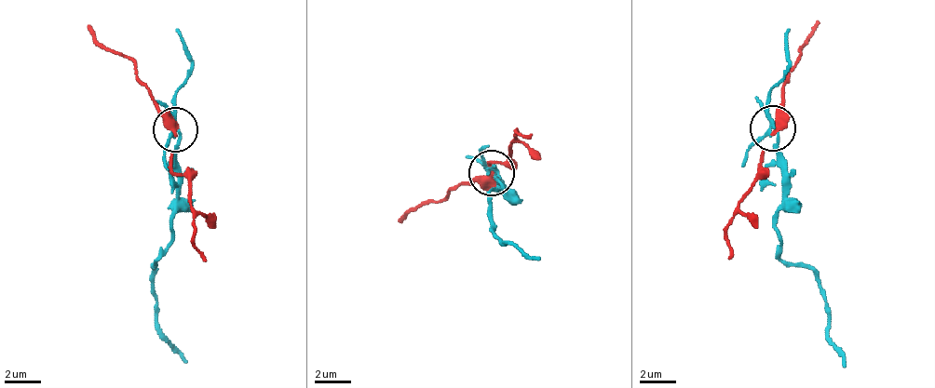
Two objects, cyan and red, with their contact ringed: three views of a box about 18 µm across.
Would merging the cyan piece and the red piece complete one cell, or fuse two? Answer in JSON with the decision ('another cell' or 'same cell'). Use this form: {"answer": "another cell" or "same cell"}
{"answer": "another cell"}

